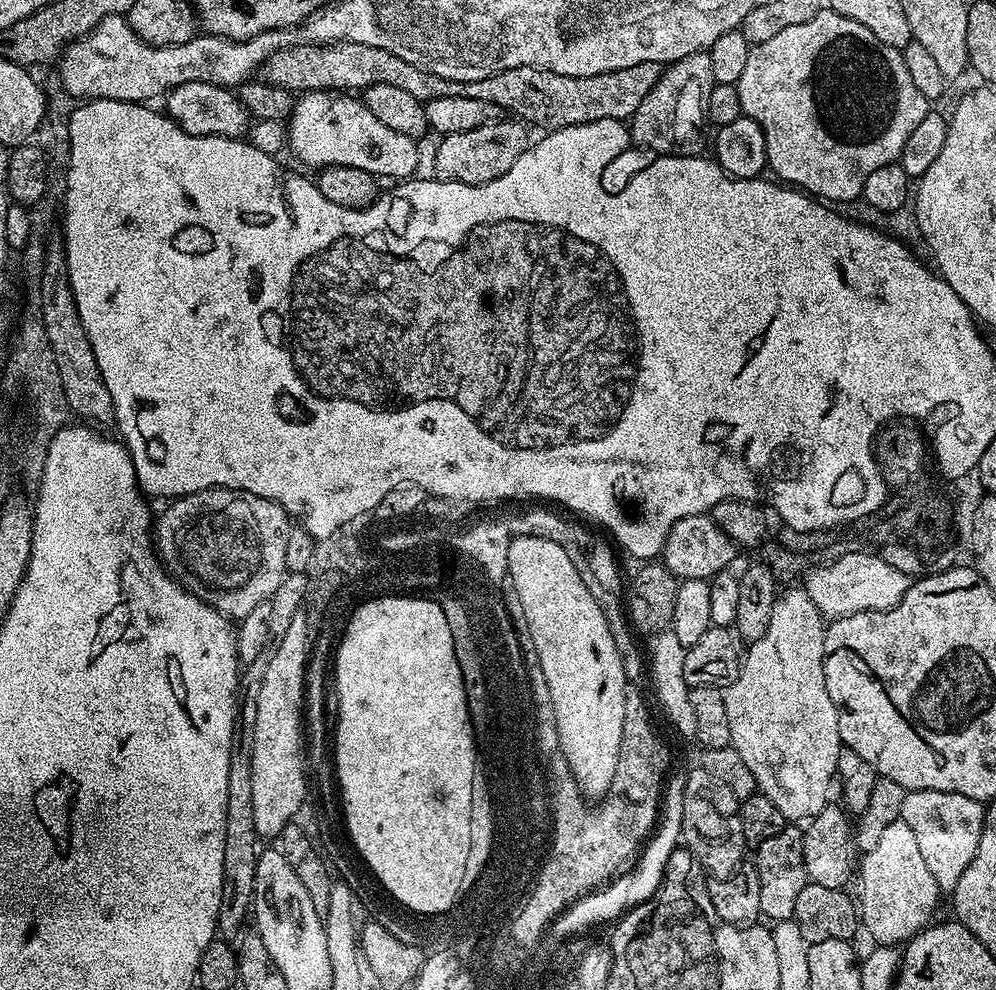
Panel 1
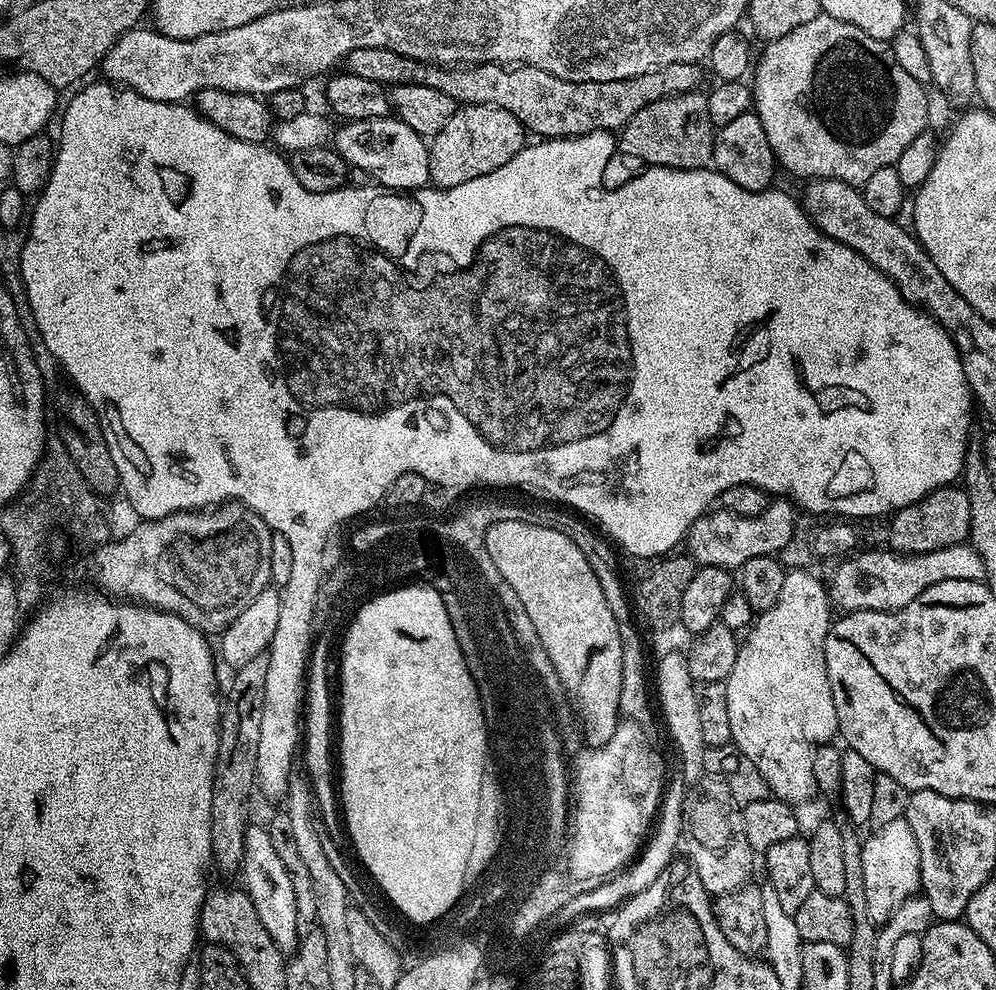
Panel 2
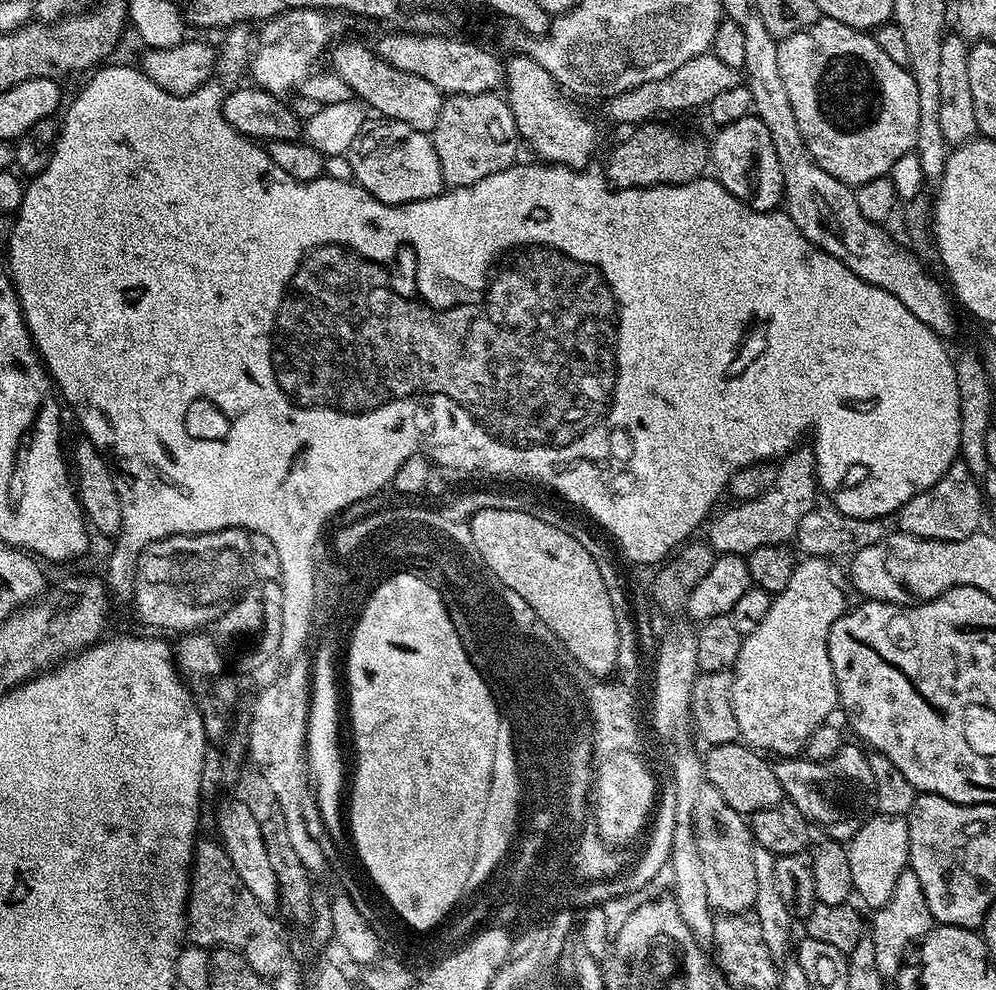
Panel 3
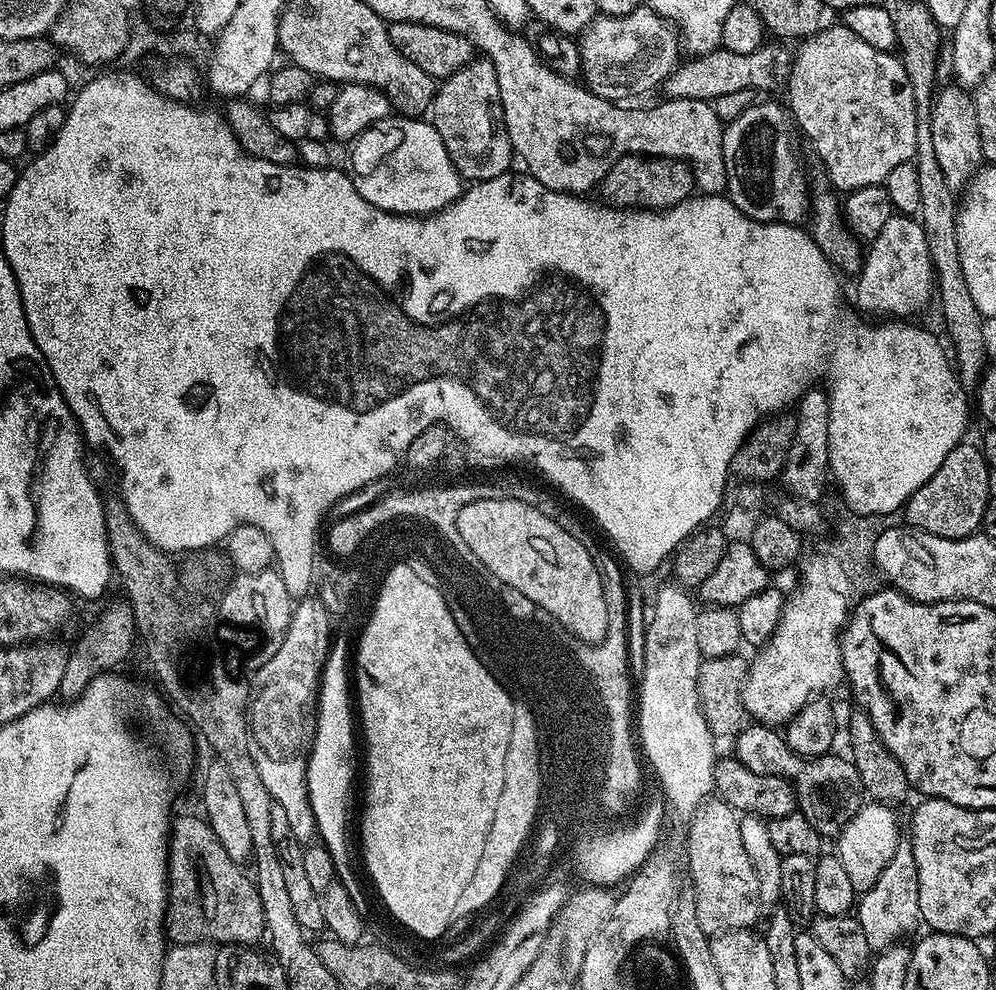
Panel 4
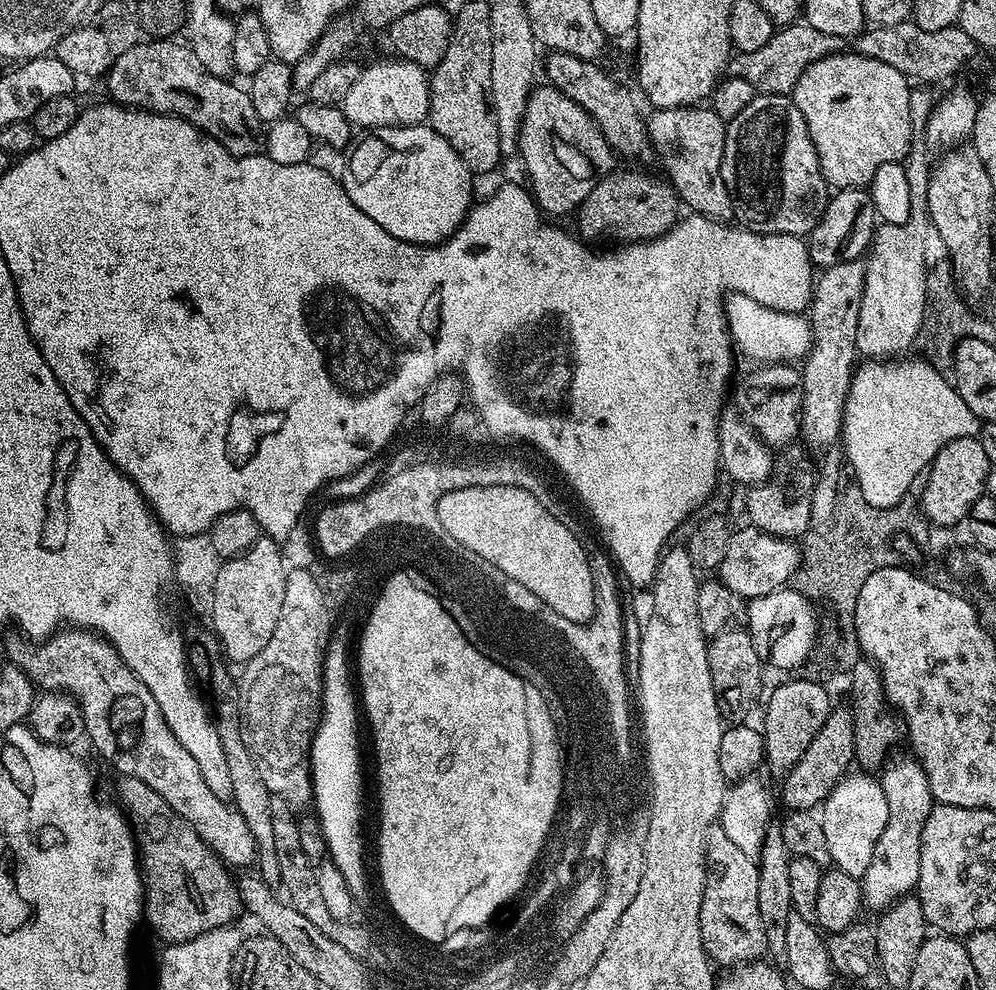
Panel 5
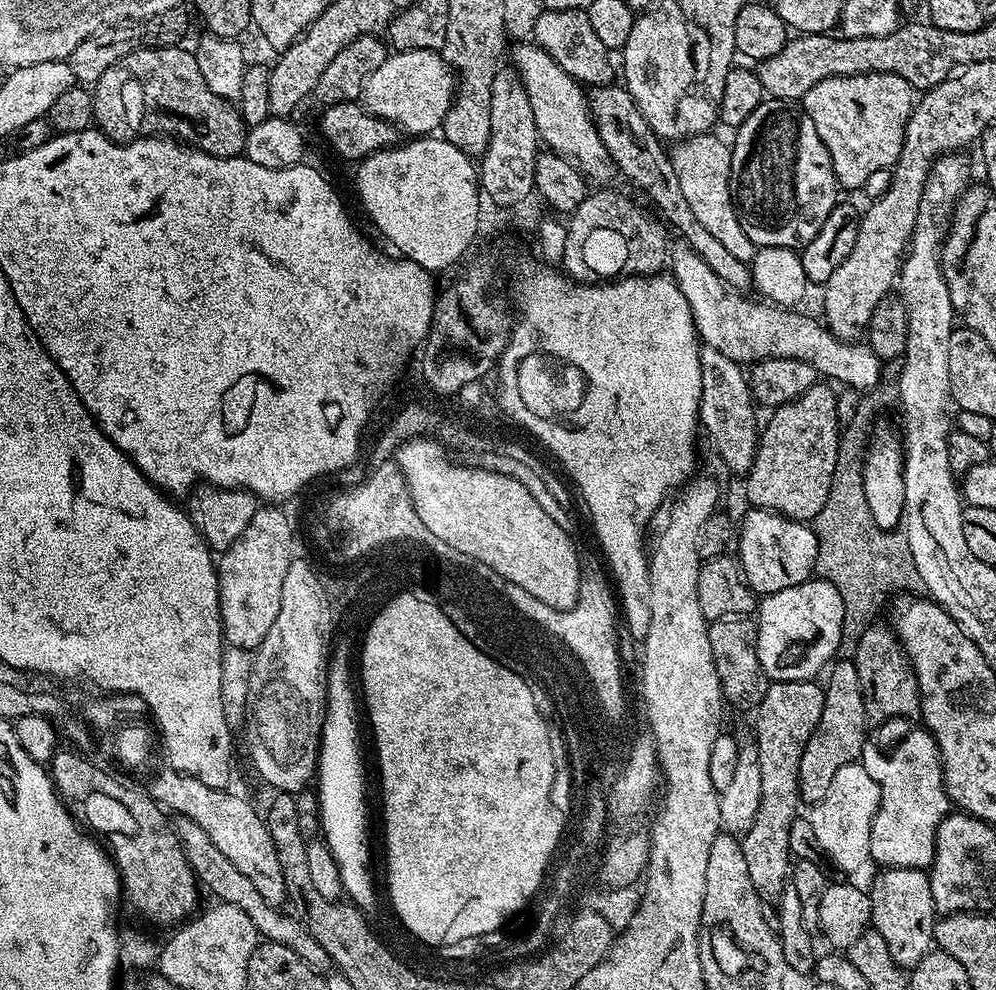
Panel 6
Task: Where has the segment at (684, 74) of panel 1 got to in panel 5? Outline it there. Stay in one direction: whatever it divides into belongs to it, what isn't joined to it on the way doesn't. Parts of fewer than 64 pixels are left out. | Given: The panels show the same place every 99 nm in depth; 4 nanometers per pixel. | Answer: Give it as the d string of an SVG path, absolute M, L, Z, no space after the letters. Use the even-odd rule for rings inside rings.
M614 170L590 190L578 209L579 235L605 236L612 242L643 242L656 240L676 227L682 219L680 195L667 179L647 176L644 172Z

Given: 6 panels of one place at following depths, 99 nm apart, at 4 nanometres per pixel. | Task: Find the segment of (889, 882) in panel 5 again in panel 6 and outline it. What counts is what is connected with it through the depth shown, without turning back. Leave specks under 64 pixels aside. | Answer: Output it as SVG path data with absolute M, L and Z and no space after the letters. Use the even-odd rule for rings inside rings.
M917 726L896 744L893 752L883 752L872 742L865 743L862 763L866 774L878 782L880 805L874 822L870 826L870 860L881 869L886 868L923 868L931 869L932 859L936 856L936 834L950 812L948 791L944 788L944 771L940 765L940 748L931 732Z

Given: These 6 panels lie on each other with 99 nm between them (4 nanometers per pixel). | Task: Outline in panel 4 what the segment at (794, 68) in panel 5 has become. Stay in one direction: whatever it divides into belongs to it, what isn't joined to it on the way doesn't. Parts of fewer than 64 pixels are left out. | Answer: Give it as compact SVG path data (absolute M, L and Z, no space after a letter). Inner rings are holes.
M765 43L763 48L754 50L754 54L734 54L734 50L726 50L721 46L712 52L695 55L686 64L677 63L672 73L664 79L663 95L670 100L690 98L711 102L722 98L722 94L731 94L737 90L752 88L756 93L764 94L767 88L772 88L775 84L783 85L792 69L793 53L787 52L780 44L783 43Z

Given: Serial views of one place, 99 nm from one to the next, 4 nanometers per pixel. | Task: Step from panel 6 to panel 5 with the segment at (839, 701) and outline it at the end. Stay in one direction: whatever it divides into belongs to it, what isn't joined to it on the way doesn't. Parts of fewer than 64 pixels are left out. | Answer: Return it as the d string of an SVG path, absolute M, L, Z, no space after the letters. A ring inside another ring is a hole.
M833 707L822 730L818 730L814 742L810 742L806 754L802 754L800 761L782 777L781 784L784 785L780 788L780 796L784 799L785 809L794 812L819 809L824 799L836 789L836 783L843 780L851 769L848 767L853 767L855 755L851 711L847 707Z

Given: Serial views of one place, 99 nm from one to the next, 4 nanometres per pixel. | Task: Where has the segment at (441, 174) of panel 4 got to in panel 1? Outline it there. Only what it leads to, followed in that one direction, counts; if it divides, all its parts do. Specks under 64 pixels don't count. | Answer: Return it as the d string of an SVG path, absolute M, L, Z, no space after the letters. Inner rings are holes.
M328 90L305 92L293 103L292 114L286 121L286 144L304 164L309 164L313 170L319 170L329 164L341 164L354 168L367 167L368 171L377 177L408 176L416 168L420 156L416 153L417 141L406 134L398 134L398 130L390 130L371 110L364 105L363 99L356 100L352 94L333 94Z

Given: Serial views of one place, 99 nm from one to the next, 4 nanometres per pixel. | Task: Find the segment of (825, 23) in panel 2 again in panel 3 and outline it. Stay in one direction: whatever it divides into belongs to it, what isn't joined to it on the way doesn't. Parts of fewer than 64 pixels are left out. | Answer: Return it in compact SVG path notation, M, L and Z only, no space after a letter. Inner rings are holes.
M821 18L805 32L790 34L785 40L779 41L778 70L782 70L782 82L786 82L786 94L790 94L790 106L794 106L794 118L798 118L798 130L802 130L802 138L806 142L808 153L812 155L815 164L826 170L826 174L838 178L843 184L859 186L874 178L888 176L894 162L898 162L898 158L915 149L918 138L918 86L914 86L914 78L905 65L894 62L883 52L875 35L859 28L851 28L837 20Z

